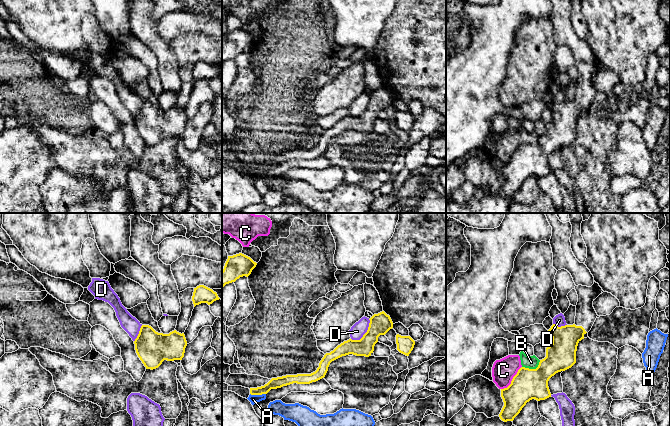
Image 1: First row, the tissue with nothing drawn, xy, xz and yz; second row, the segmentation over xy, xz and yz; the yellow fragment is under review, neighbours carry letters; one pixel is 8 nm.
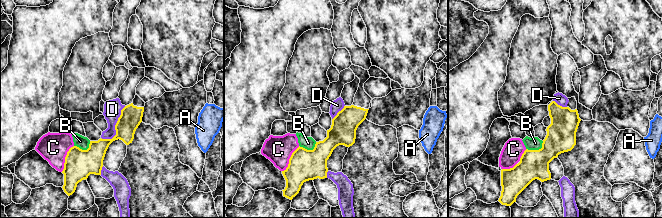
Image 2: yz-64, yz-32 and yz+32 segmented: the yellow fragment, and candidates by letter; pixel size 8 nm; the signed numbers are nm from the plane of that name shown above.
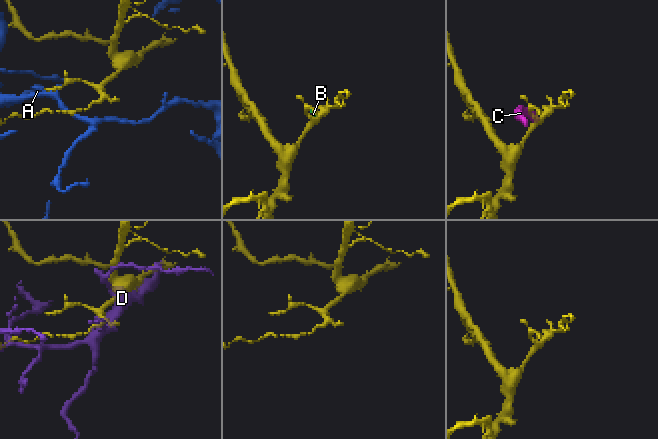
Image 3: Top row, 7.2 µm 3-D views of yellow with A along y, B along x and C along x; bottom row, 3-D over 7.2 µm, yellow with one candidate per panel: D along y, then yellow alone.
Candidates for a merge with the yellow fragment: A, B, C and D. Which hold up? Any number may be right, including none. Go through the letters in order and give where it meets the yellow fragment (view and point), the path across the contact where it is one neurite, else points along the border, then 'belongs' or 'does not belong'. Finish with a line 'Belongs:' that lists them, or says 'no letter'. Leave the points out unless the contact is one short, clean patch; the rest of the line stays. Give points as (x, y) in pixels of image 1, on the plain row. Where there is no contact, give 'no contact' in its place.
A: xz (258, 170) | does not belong
B: yz (532, 145) | along yz (540, 136), (535, 144), (522, 143) | does not belong
C: yz (512, 155) | does not belong
D: xz (365, 109) | does not belong
Belongs: no letter

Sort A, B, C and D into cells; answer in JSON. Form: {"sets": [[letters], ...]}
{"sets": [["A"], ["B", "C"], ["D"]]}

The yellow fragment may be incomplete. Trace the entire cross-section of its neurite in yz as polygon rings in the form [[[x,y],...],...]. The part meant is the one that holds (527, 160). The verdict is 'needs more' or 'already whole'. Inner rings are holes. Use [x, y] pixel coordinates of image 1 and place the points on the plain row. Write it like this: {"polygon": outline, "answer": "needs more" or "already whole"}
{"polygon": [[[595,57],[591,63],[578,61],[575,62],[575,66],[578,71],[575,99],[573,101],[565,101],[561,103],[553,100],[548,106],[552,113],[552,120],[546,124],[546,133],[540,136],[536,145],[521,143],[517,150],[513,153],[511,160],[507,164],[501,165],[501,173],[503,175],[504,182],[499,190],[499,193],[502,197],[513,197],[526,179],[532,175],[540,177],[551,173],[548,163],[549,155],[556,149],[571,144],[576,139],[578,119],[584,115],[584,111],[591,106],[598,92],[593,83],[593,77],[602,70],[603,66]]], "answer": "needs more"}

